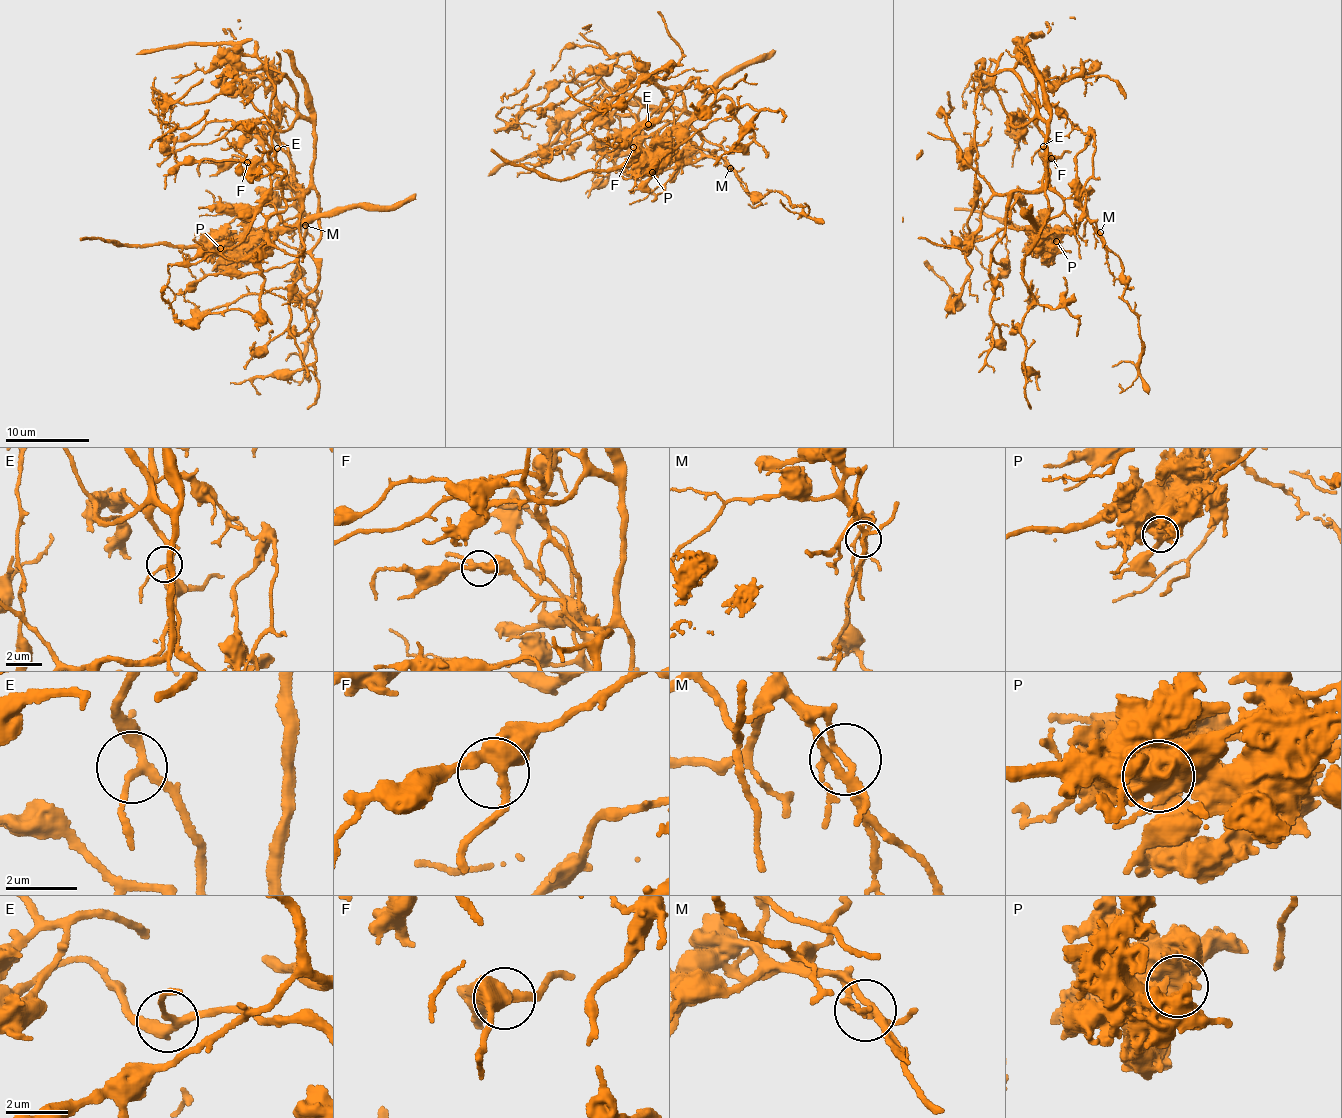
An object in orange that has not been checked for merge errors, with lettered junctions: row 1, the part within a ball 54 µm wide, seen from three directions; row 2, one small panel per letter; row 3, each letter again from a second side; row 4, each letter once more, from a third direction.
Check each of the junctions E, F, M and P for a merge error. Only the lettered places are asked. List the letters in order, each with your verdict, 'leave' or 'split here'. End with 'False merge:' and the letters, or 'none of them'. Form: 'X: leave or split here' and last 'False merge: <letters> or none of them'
E: leave
F: leave
M: split here
P: split here
False merge: M, P

